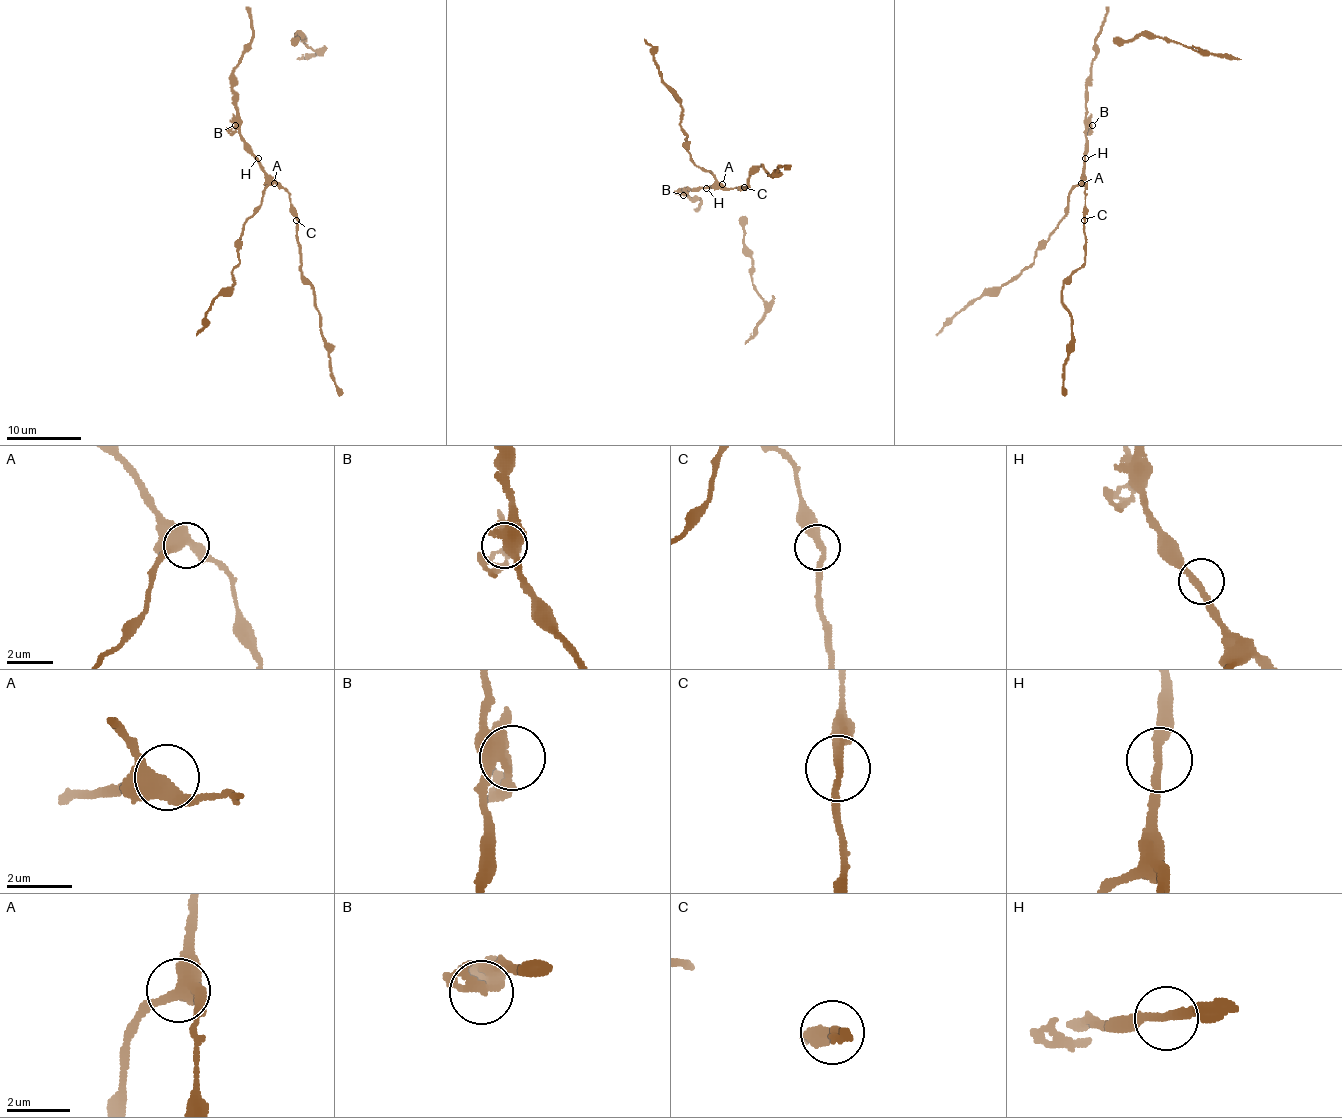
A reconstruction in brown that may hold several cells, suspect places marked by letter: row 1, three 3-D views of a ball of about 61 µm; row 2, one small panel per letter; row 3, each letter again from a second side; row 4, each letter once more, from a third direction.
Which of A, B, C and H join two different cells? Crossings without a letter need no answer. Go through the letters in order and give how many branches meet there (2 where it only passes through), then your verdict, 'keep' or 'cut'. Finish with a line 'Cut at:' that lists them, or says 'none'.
A: 4 | keep
B: 4 | keep
C: 2 | keep
H: 2 | keep
Cut at: none

